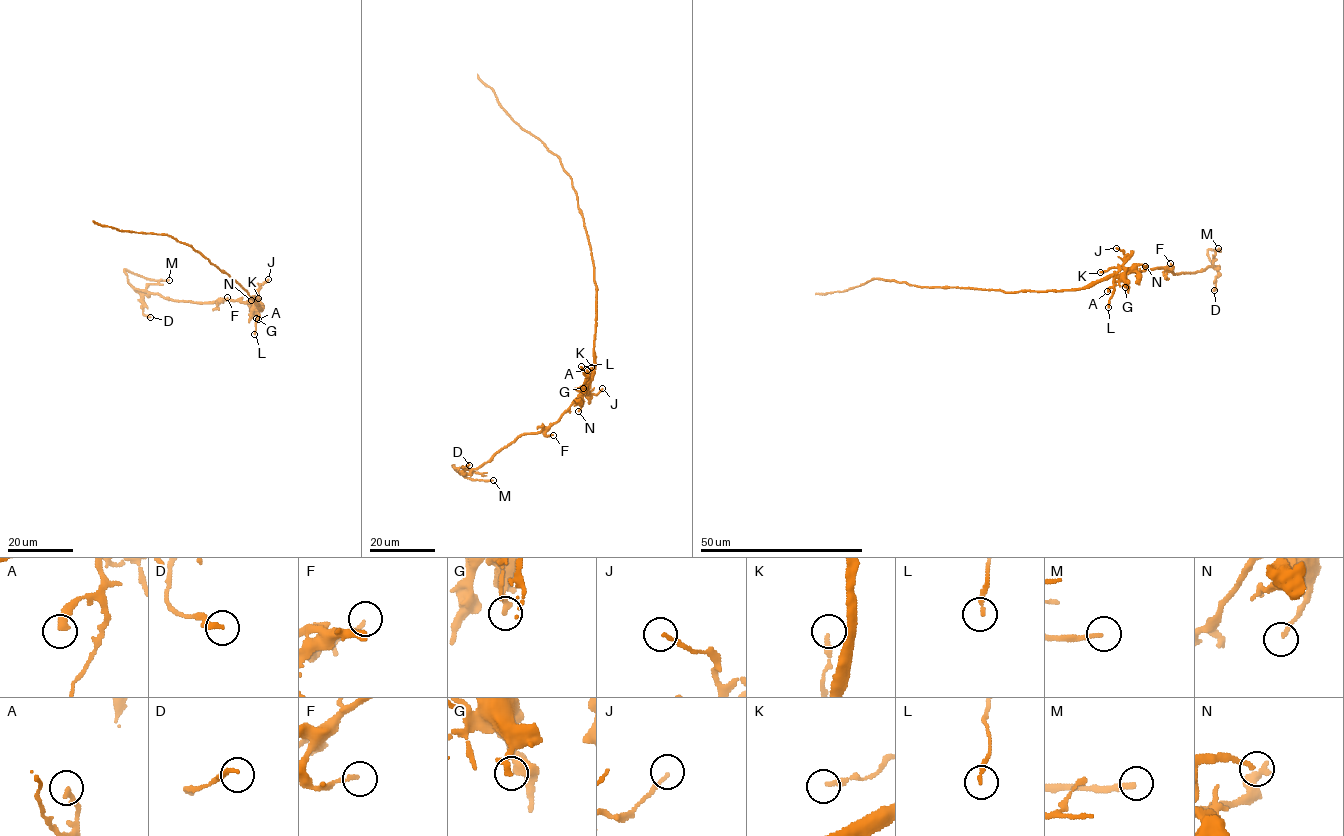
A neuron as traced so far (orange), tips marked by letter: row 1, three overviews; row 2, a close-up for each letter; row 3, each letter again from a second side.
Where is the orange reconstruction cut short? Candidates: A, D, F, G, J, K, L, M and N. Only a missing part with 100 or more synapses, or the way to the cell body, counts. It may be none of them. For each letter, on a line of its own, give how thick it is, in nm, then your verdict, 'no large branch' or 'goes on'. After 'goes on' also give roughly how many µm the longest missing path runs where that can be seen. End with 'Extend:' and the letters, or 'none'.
A: calibre 240 nm; no large branch
D: calibre 180 nm; no large branch
F: calibre 170 nm; no large branch
G: calibre 240 nm; no large branch
J: calibre 160 nm; no large branch
K: calibre 200 nm; no large branch
L: calibre 180 nm; no large branch
M: calibre 190 nm; goes on; missing 30 µm
N: calibre 160 nm; no large branch
Extend: M

